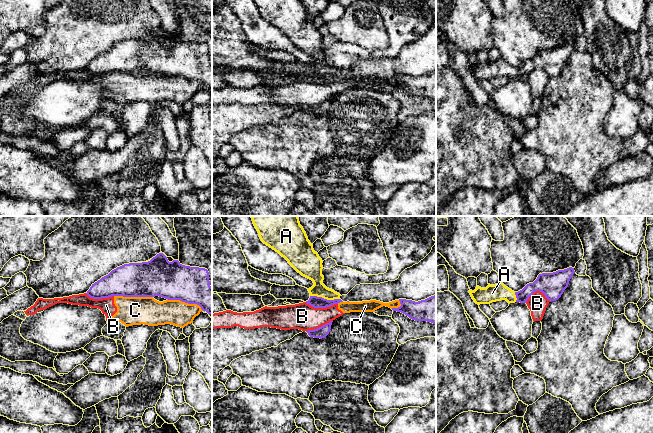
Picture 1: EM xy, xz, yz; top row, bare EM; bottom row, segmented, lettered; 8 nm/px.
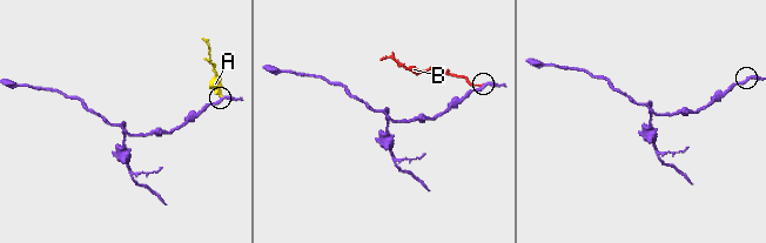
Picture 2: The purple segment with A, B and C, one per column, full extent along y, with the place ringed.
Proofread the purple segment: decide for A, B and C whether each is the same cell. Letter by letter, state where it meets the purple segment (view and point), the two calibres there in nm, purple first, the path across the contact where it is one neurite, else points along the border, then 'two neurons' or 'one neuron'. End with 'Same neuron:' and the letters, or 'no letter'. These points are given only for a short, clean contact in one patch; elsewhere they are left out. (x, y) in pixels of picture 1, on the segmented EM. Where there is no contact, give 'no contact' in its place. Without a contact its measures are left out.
A: xz (325, 299) | 100/140 nm | across xz (317, 302), (320, 299), (325, 299), (318, 292), (313, 271) | one neuron
B: xz (321, 307) | 100/220 nm | along xz (305, 302), (314, 307), (329, 307), (337, 304) | two neurons
C: xy (133, 296) | 300/220 nm | two neurons
Same neuron: A

